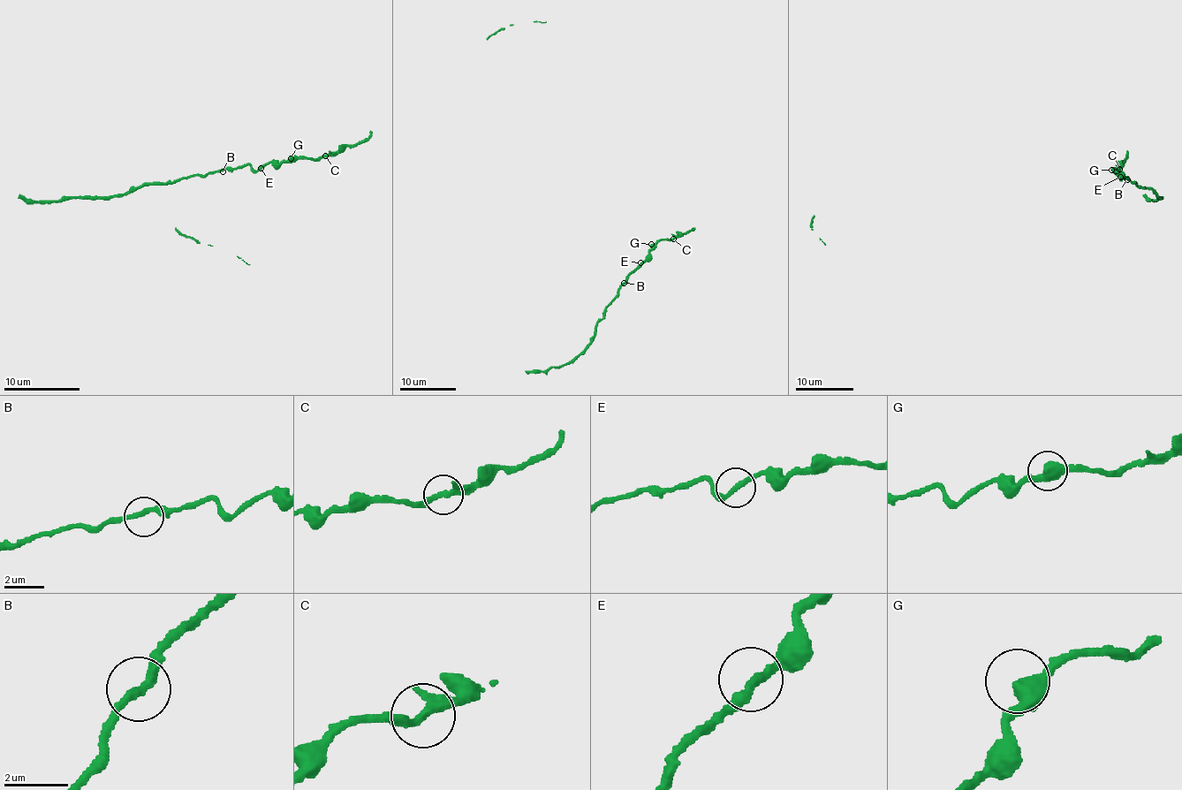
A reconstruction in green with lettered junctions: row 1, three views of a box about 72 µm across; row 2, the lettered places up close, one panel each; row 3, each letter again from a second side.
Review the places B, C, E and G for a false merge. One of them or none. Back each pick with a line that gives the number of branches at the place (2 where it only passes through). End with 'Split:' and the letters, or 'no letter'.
Split: no letter

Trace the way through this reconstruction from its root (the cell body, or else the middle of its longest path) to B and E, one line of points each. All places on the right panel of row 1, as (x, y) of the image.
B: (1111, 170), (1127, 179)
E: (1111, 170), (1122, 174), (1120, 177)

